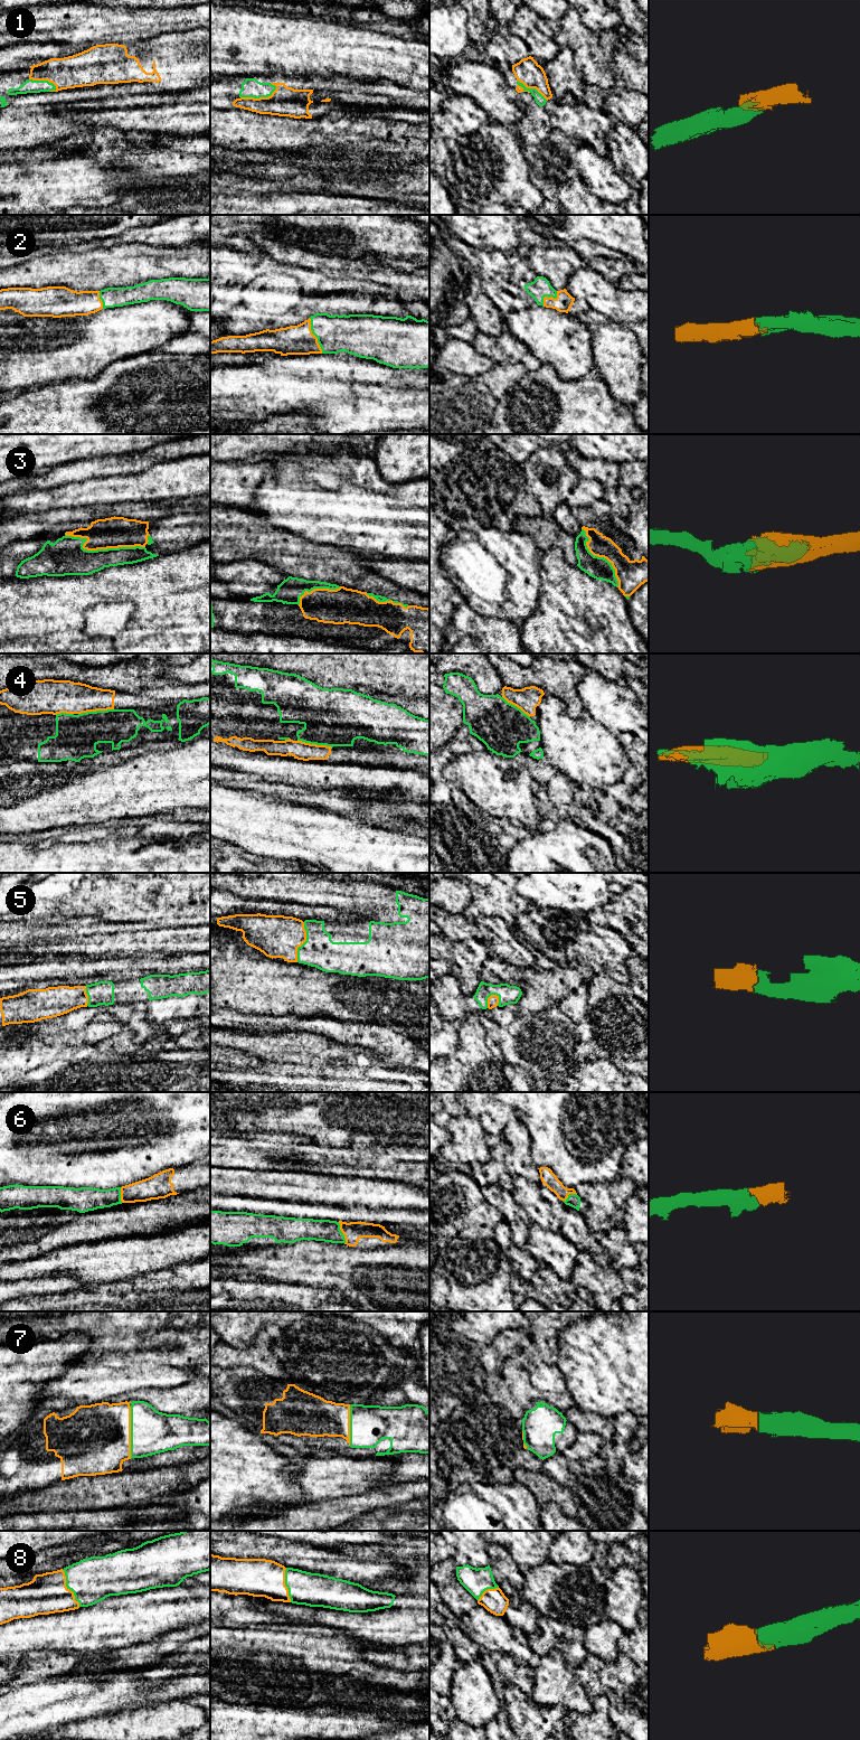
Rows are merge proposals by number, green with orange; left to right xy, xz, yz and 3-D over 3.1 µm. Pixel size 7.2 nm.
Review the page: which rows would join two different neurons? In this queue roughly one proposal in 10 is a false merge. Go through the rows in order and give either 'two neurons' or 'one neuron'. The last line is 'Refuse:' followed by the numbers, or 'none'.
1: one neuron
2: one neuron
3: one neuron
4: one neuron
5: one neuron
6: one neuron
7: one neuron
8: one neuron
Refuse: none

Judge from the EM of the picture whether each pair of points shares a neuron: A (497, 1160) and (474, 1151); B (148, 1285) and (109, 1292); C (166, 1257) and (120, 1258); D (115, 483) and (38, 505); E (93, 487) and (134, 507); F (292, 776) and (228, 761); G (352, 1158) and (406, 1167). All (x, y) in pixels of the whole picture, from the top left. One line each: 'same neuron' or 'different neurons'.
A: different neurons
B: same neuron
C: same neuron
D: same neuron
E: different neurons
F: same neuron
G: same neuron

